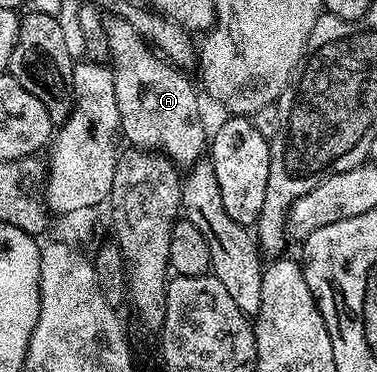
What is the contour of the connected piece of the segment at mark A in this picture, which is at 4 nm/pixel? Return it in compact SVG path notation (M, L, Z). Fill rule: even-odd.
M108 17L108 18L105 18L105 20L104 20L104 27L105 27L105 31L106 31L106 37L109 38L110 66L112 68L112 76L114 77L114 101L118 101L118 113L120 114L120 131L122 132L123 138L125 135L125 137L128 138L130 142L132 142L129 144L131 144L131 146L133 148L136 148L136 149L139 149L142 151L147 151L149 153L155 153L157 155L166 156L169 161L176 164L177 168L180 168L180 169L187 169L187 168L191 167L192 164L201 162L203 155L200 155L200 154L202 154L203 151L205 154L205 151L206 151L206 135L205 135L205 139L204 139L204 123L202 120L200 120L200 99L201 99L201 96L198 94L198 91L197 91L198 96L196 96L196 91L194 88L192 88L191 81L188 80L186 76L184 76L187 74L181 73L179 70L177 70L177 68L175 68L175 67L169 65L167 62L165 62L165 60L163 58L161 58L161 56L159 54L157 54L157 52L155 50L153 50L153 48L151 46L149 46L149 44L144 42L142 36L139 35L138 32L136 32L136 30L134 29L134 25L126 25L126 21L122 21L121 19L118 19L115 17Z

